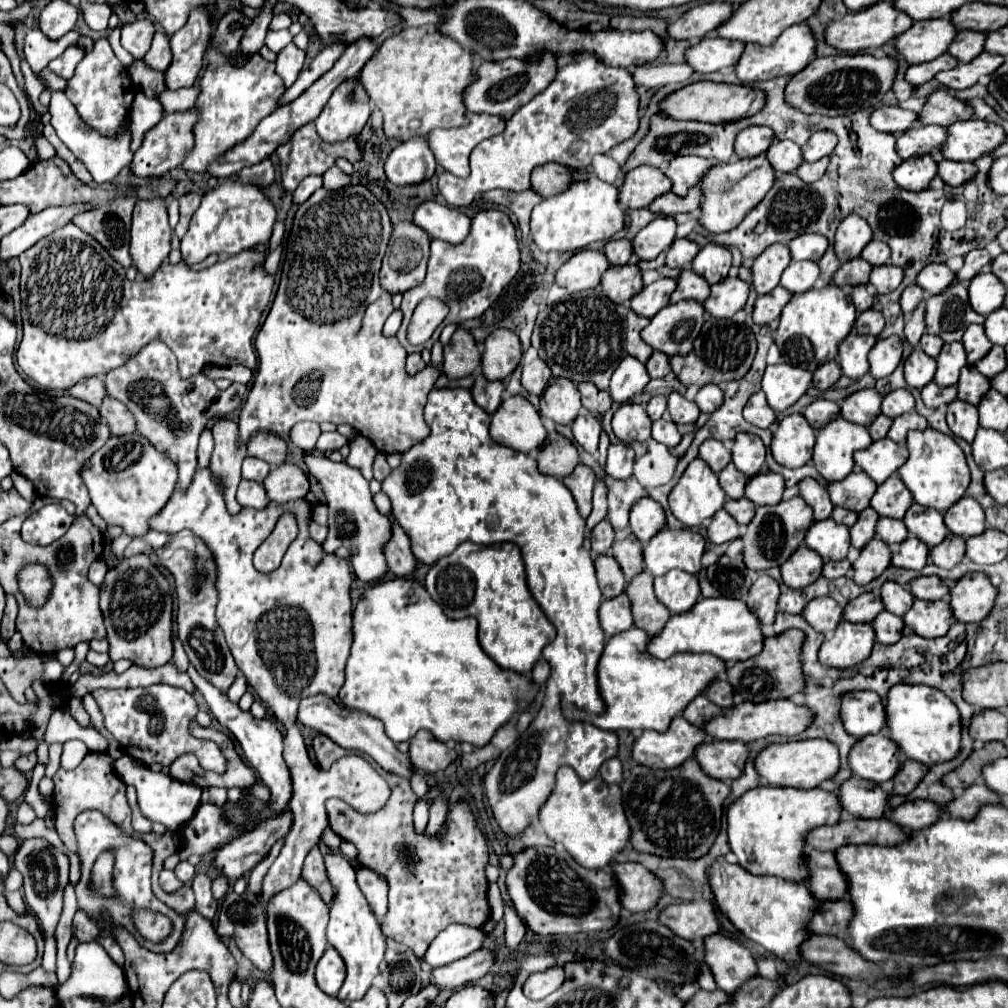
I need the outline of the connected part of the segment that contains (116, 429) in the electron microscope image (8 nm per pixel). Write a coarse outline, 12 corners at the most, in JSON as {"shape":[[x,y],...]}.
{"shape":[[116,399],[98,407],[110,435],[134,431],[134,417]]}

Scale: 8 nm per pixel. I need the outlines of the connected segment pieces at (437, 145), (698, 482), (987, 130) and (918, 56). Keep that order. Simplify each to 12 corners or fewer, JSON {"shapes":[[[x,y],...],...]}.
{"shapes":[[[466,111],[468,125],[426,135],[436,163],[470,175],[472,149],[504,121]],[[702,459],[670,491],[678,521],[696,527],[722,509],[726,493]],[[956,121],[938,153],[976,161],[1004,141],[1000,125]],[[950,19],[916,21],[894,37],[914,65],[946,53],[956,27]]]}

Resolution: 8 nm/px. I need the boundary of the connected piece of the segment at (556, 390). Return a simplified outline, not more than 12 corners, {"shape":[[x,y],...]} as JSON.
{"shape":[[554,377],[540,395],[540,415],[558,425],[572,423],[580,391]]}

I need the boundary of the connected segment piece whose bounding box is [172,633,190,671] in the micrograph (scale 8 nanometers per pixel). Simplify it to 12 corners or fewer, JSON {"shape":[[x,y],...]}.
{"shape":[[174,633],[174,665],[188,669],[188,657]]}

